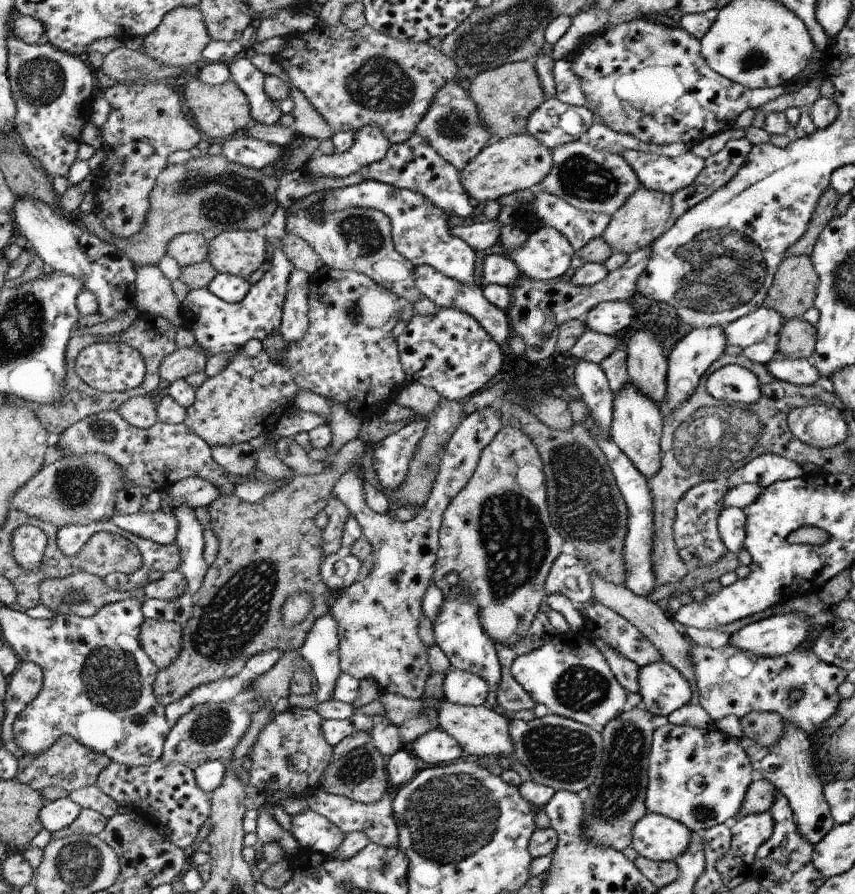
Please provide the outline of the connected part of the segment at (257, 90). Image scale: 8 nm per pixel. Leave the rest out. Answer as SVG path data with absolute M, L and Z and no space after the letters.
M236 58L230 64L231 79L236 81L241 89L246 93L250 101L251 113L268 114L268 118L274 118L274 124L280 120L282 116L279 103L273 101L267 95L266 78L255 64L252 64L251 59Z

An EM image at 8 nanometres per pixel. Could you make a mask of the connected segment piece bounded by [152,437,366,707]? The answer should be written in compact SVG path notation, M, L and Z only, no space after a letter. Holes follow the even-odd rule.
M358 437L348 441L334 456L333 463L317 475L295 475L283 487L272 494L264 495L257 503L247 503L235 494L229 497L220 495L207 506L210 513L210 530L219 542L216 560L210 565L203 586L197 592L192 618L185 624L183 651L170 667L160 669L154 680L154 696L165 707L178 702L198 687L235 677L246 671L248 662L260 653L272 649L282 652L300 649L314 621L327 613L331 590L321 579L319 566L323 561L322 530L316 527L314 518L327 507L335 484L354 465L361 464L365 442ZM306 592L312 597L312 607L306 618L294 626L282 623L282 605L292 594Z

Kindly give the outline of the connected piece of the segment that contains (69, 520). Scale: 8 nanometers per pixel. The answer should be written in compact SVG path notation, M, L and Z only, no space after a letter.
M100 453L83 454L78 457L62 457L50 465L44 465L38 475L14 496L12 506L29 517L34 517L58 528L64 525L87 525L102 521L114 514L115 500L124 487L123 469Z

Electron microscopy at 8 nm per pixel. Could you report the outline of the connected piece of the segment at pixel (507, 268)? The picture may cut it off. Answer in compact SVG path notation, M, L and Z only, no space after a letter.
M494 250L484 254L482 259L482 286L499 284L507 287L522 276L517 264L502 252Z

